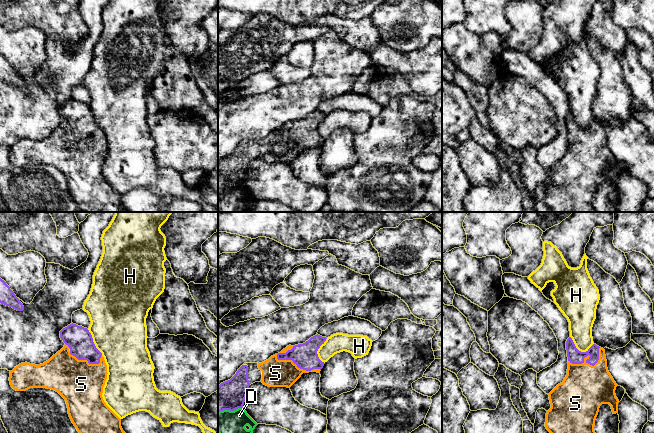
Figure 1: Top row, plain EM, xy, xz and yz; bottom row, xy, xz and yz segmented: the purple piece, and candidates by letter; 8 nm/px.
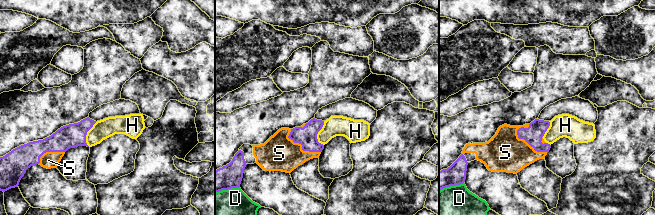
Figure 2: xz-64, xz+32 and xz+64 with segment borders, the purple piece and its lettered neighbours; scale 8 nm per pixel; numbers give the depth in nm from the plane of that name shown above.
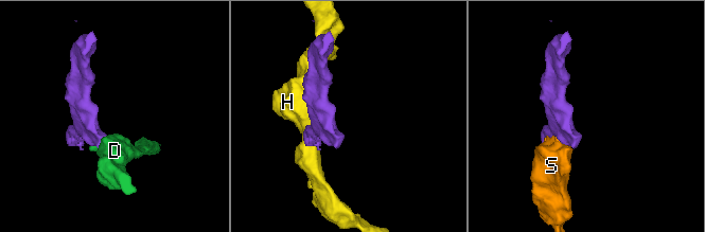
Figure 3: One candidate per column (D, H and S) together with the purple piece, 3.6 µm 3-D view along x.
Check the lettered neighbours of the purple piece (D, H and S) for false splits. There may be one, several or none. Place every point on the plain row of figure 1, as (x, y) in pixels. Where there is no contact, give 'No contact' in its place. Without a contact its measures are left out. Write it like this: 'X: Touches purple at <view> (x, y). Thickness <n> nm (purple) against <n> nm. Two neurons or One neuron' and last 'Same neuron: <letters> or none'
D: Touches purple at xz (230, 186). Thickness 240 nm (purple) against 240 nm. Two neurons
H: Touches purple at yz (578, 126). Thickness 120 nm (purple) against 200 nm. Two neurons
S: Touches purple at yz (589, 139). Thickness 120 nm (purple) against 380 nm. One neuron
Same neuron: S

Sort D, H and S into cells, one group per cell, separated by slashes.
D / H / S

